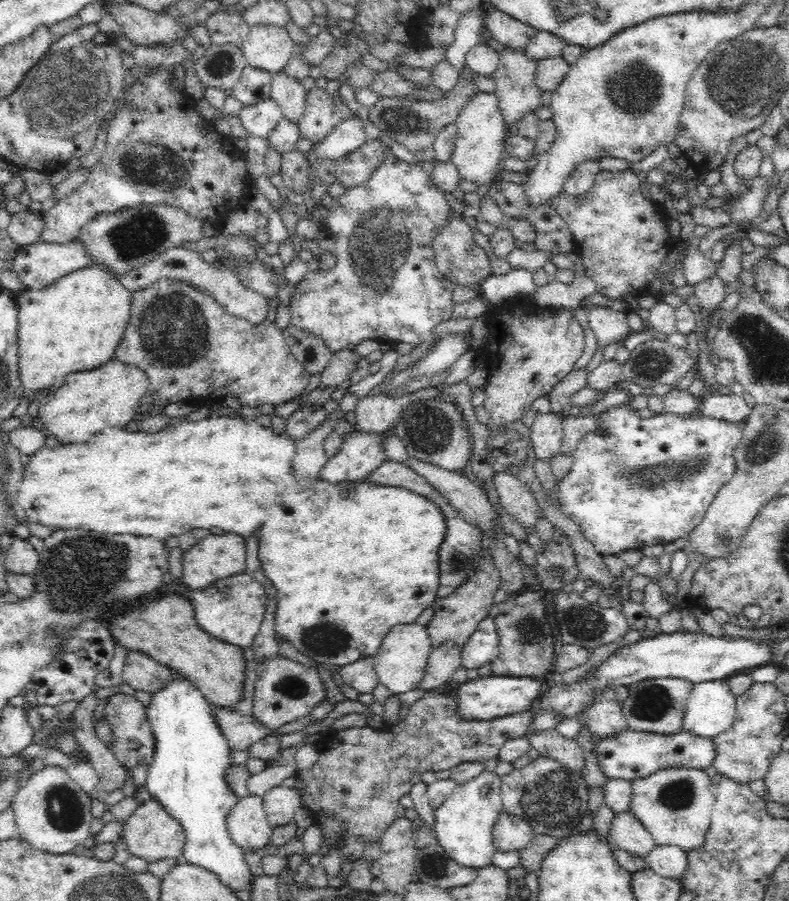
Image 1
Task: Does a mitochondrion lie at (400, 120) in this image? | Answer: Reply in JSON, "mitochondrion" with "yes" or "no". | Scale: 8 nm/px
{"mitochondrion":"yes"}

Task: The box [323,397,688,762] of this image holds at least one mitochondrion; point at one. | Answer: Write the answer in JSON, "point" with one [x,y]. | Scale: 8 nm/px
{"point":[427,428]}

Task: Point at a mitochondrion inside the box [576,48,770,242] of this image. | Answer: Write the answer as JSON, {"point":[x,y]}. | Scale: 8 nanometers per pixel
{"point":[633,89]}

